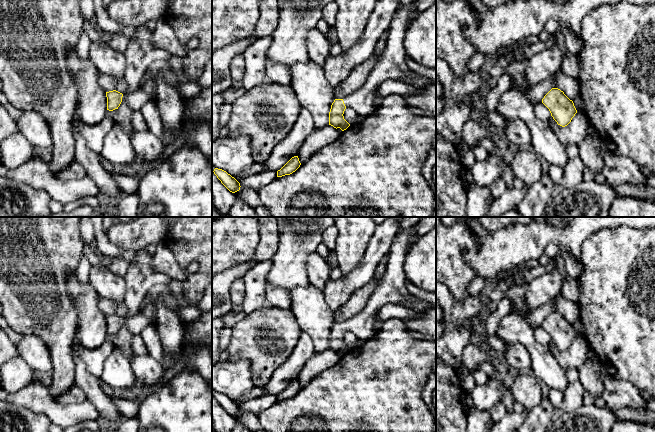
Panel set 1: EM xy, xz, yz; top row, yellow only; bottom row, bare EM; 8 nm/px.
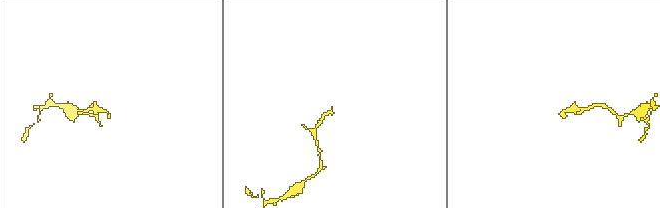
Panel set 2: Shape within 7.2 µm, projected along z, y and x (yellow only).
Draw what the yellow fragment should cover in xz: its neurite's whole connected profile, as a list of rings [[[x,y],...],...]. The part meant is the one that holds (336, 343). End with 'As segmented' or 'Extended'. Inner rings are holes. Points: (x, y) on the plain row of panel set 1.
[[[416,225],[401,229],[396,235],[389,251],[388,263],[381,282],[376,286],[361,313],[344,323],[334,324],[329,336],[329,349],[336,353],[340,352],[342,355],[346,354],[350,350],[343,340],[346,332],[352,332],[358,340],[367,341],[375,334],[373,316],[386,304],[399,304],[412,310],[433,307],[429,302],[418,300],[405,286],[404,263],[415,236]]]. Extended

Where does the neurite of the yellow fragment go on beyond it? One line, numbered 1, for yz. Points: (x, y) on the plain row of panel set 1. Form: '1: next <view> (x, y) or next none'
1: next none

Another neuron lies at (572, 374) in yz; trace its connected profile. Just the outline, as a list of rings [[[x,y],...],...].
[[[574,367],[568,368],[566,370],[566,377],[569,384],[576,382],[579,380],[579,371]]]

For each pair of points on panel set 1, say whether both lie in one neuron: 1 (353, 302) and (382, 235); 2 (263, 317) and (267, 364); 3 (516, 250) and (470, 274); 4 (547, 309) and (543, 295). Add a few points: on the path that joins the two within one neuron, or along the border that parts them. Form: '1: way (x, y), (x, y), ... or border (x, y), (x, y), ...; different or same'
1: border (373, 276), (364, 285), (357, 288), (342, 304); different
2: way (256, 329), (258, 338), (264, 344), (264, 352); same
3: border (462, 252), (464, 260), (477, 275); different
4: border (557, 296), (535, 308); different

